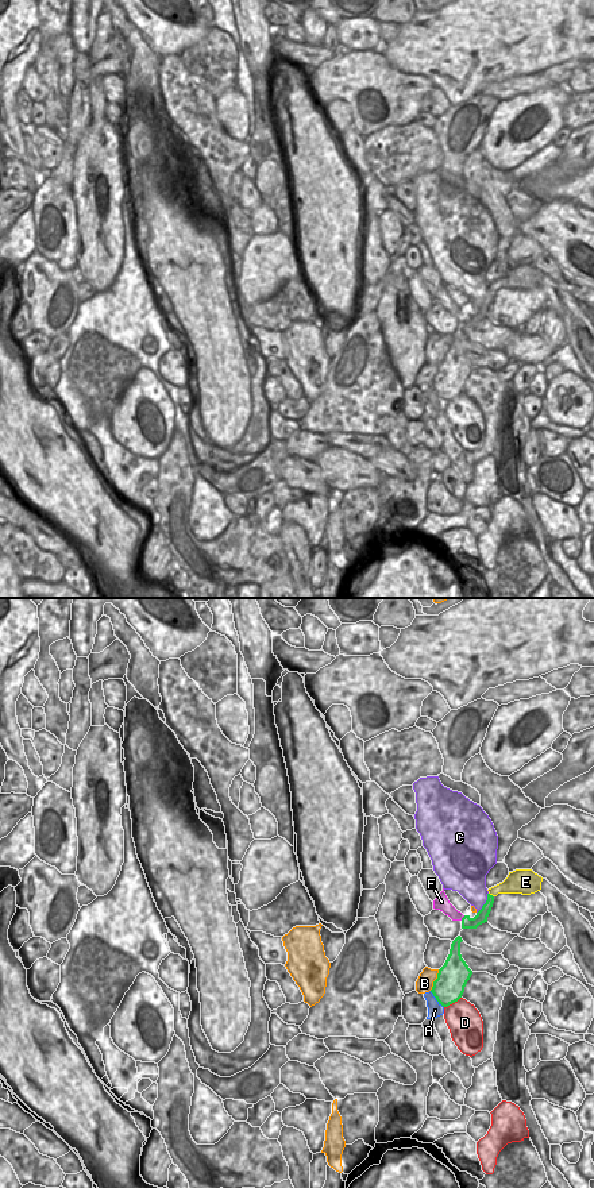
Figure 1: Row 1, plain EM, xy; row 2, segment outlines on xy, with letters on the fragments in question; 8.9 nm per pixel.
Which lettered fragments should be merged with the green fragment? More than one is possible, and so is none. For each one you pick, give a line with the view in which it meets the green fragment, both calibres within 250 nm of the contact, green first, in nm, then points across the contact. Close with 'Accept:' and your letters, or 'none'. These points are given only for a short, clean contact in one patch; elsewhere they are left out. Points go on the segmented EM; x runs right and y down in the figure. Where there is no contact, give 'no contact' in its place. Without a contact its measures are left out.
E: xy | 110/190 nm | across xy (481, 917), (492, 895), (498, 888), (516, 882)
Accept: E

